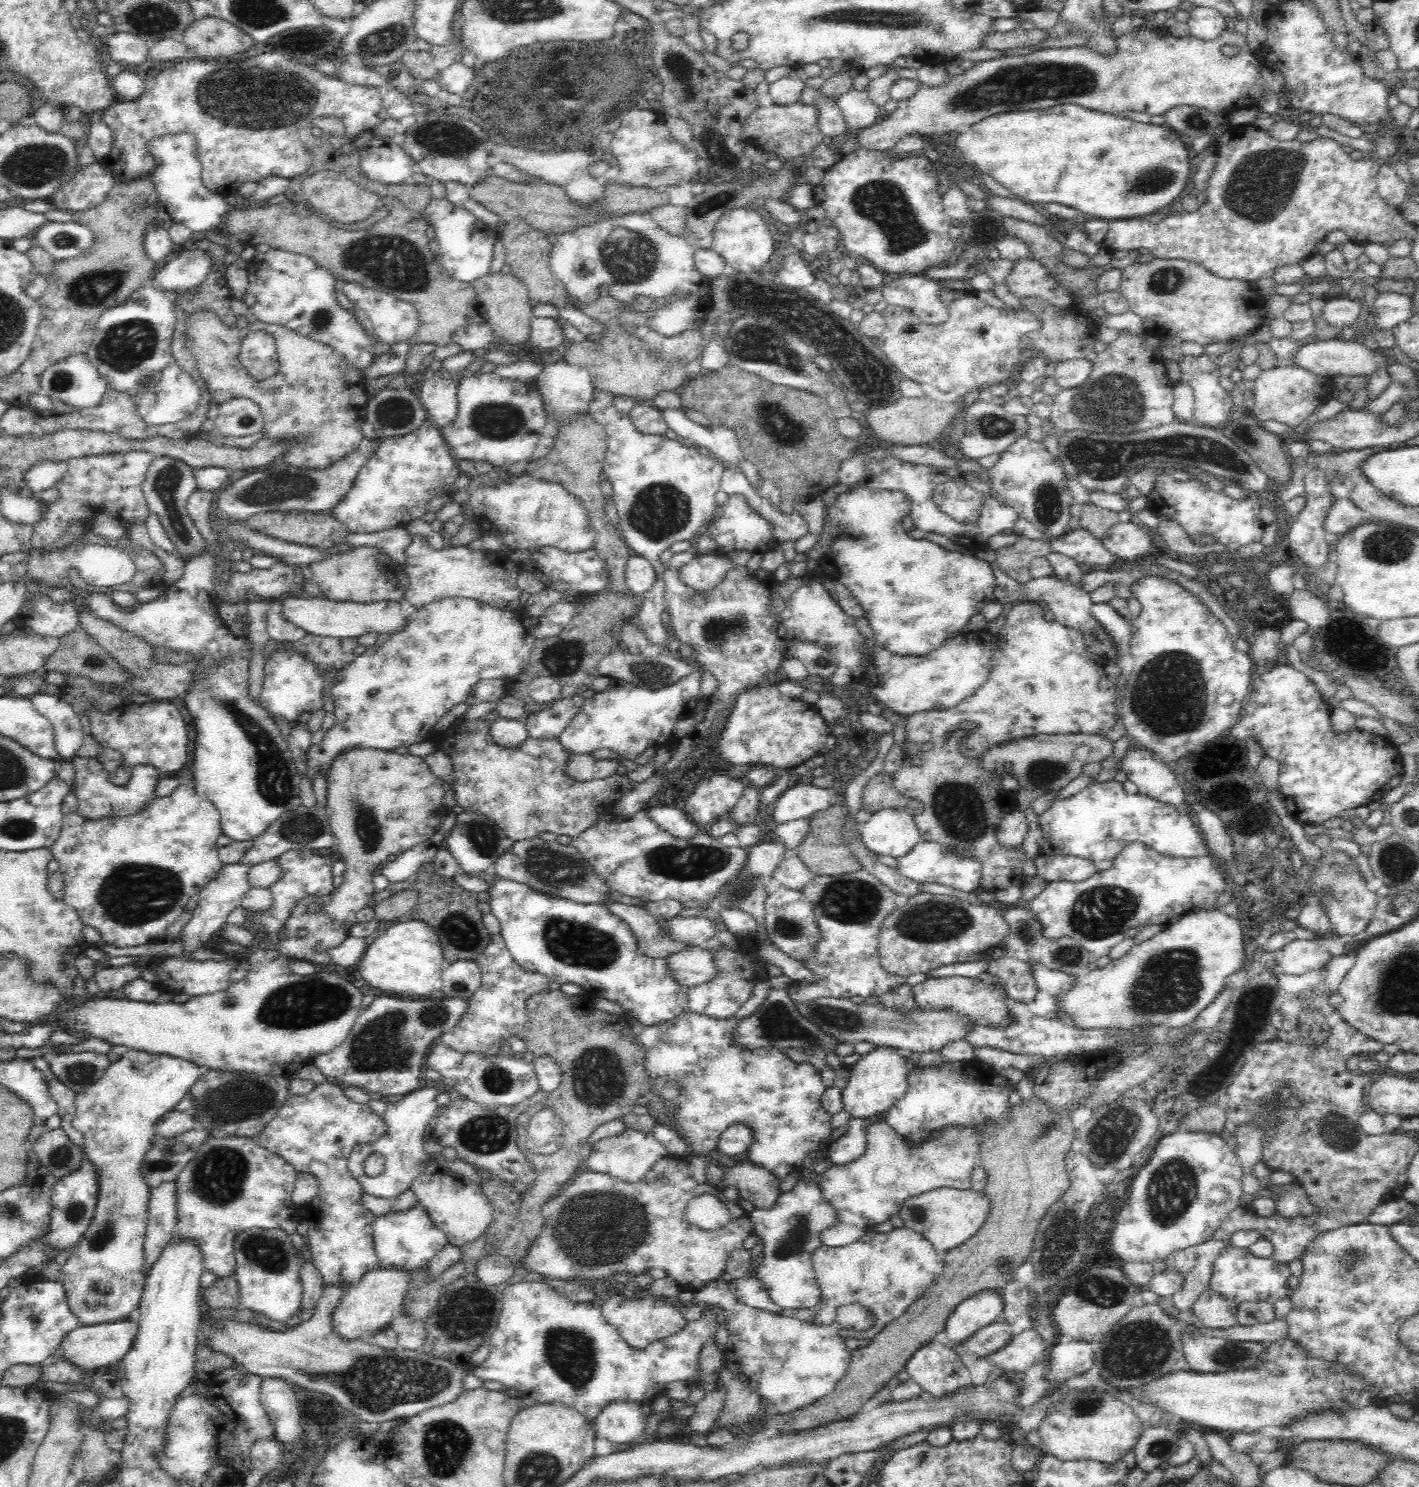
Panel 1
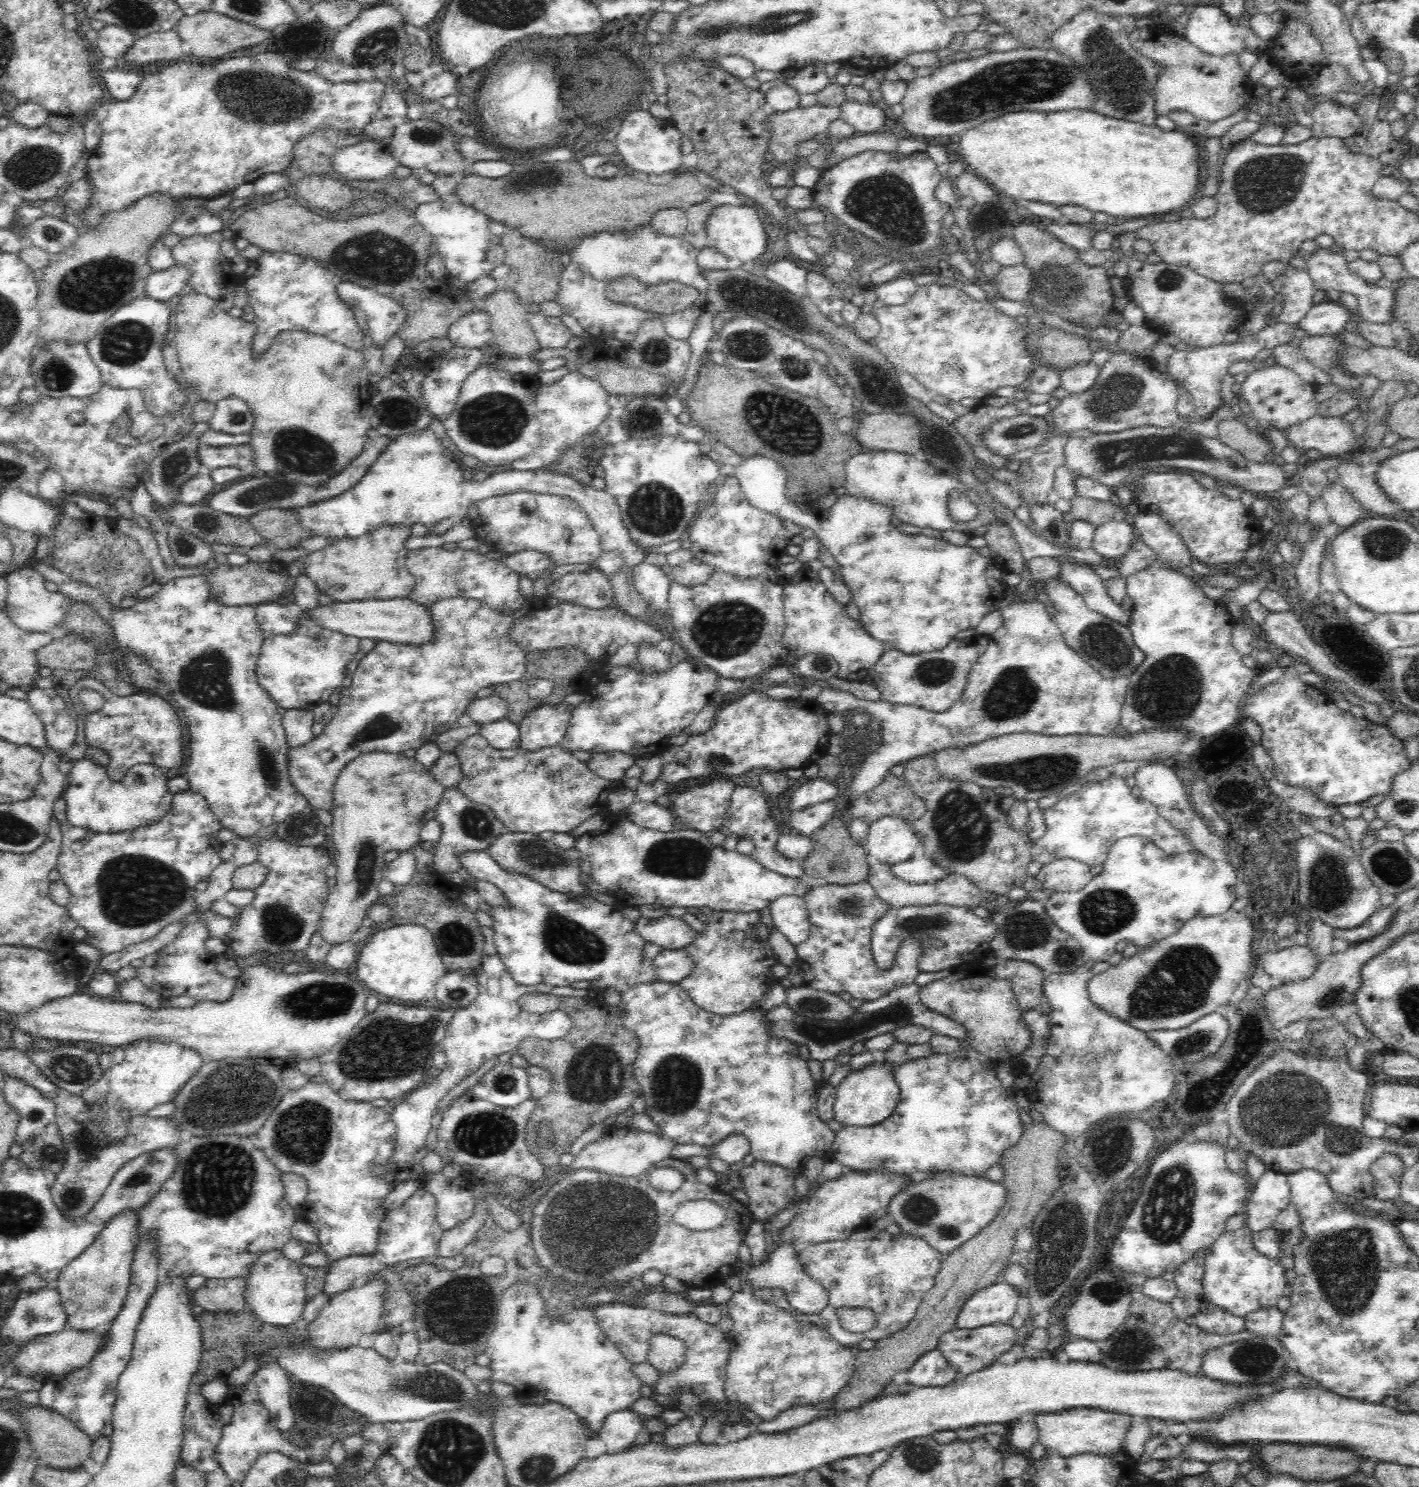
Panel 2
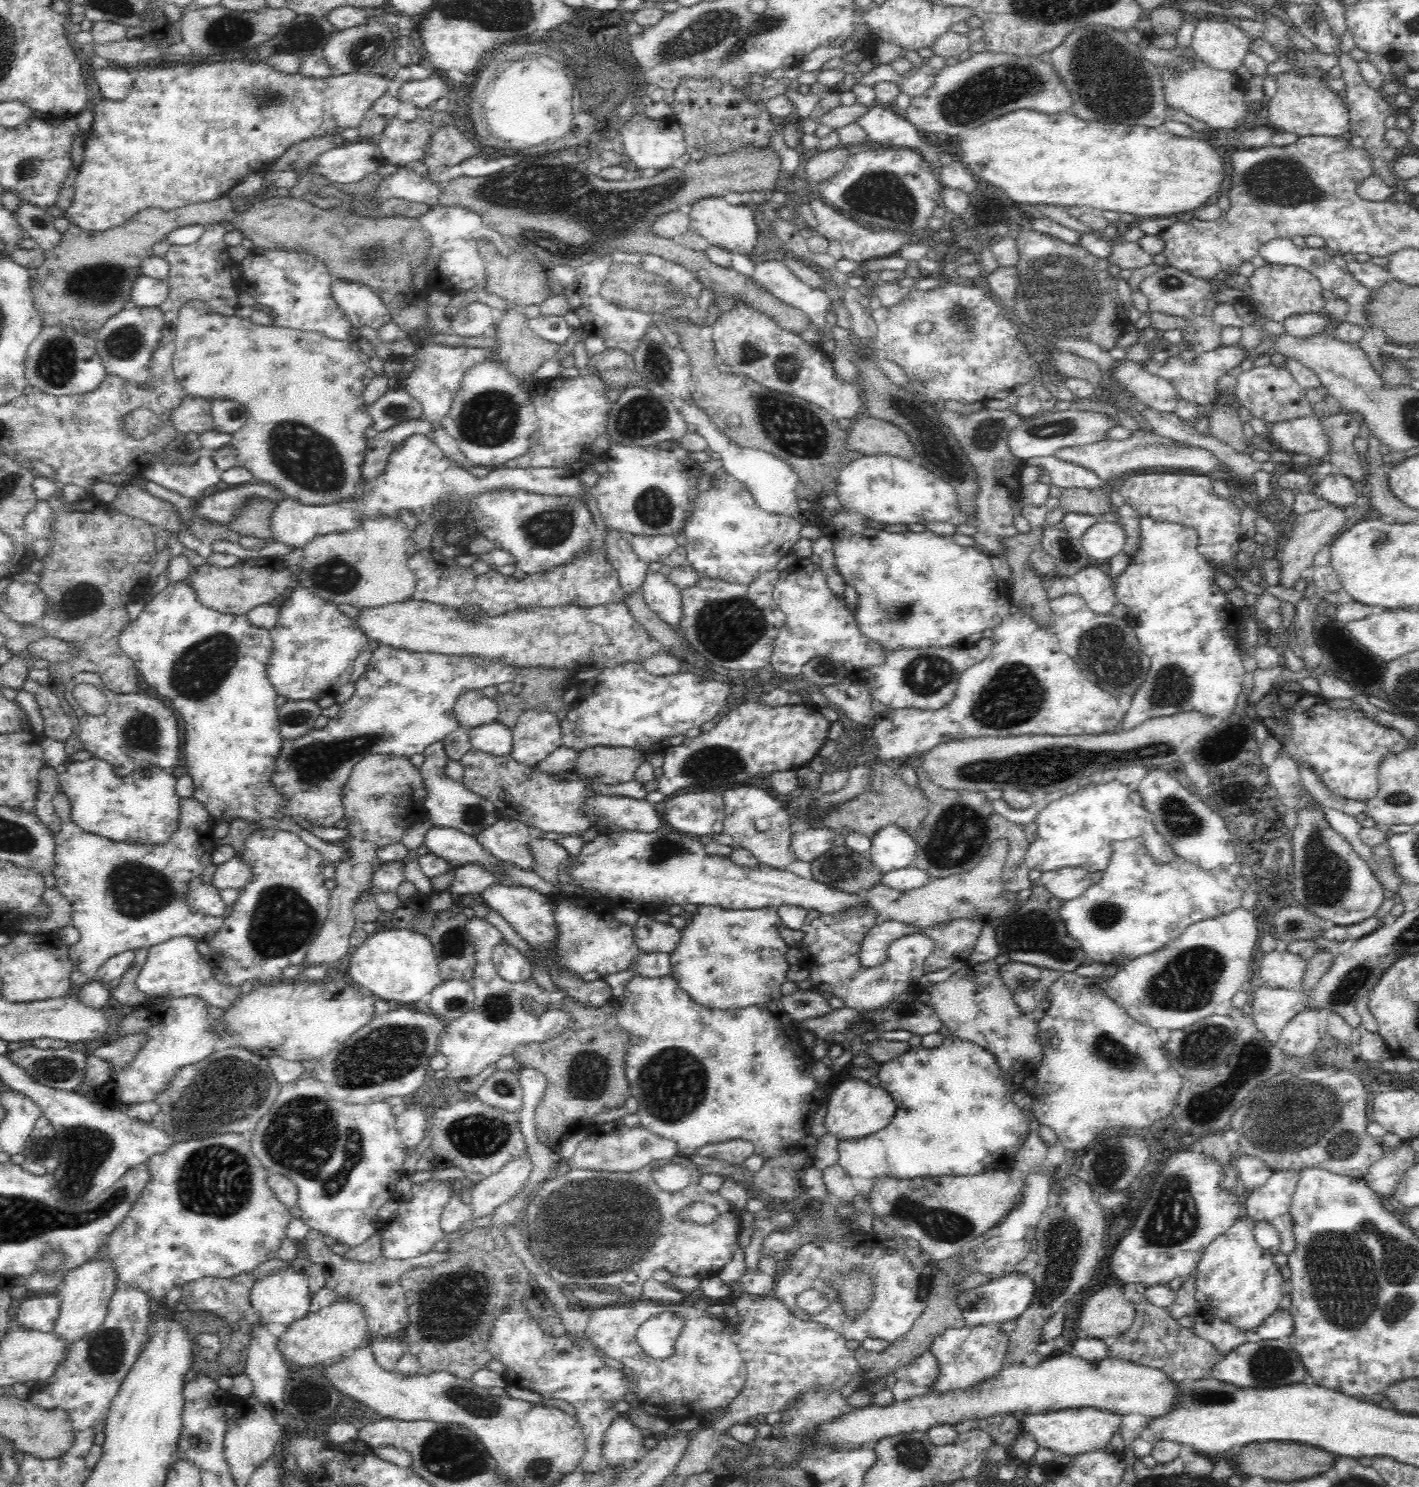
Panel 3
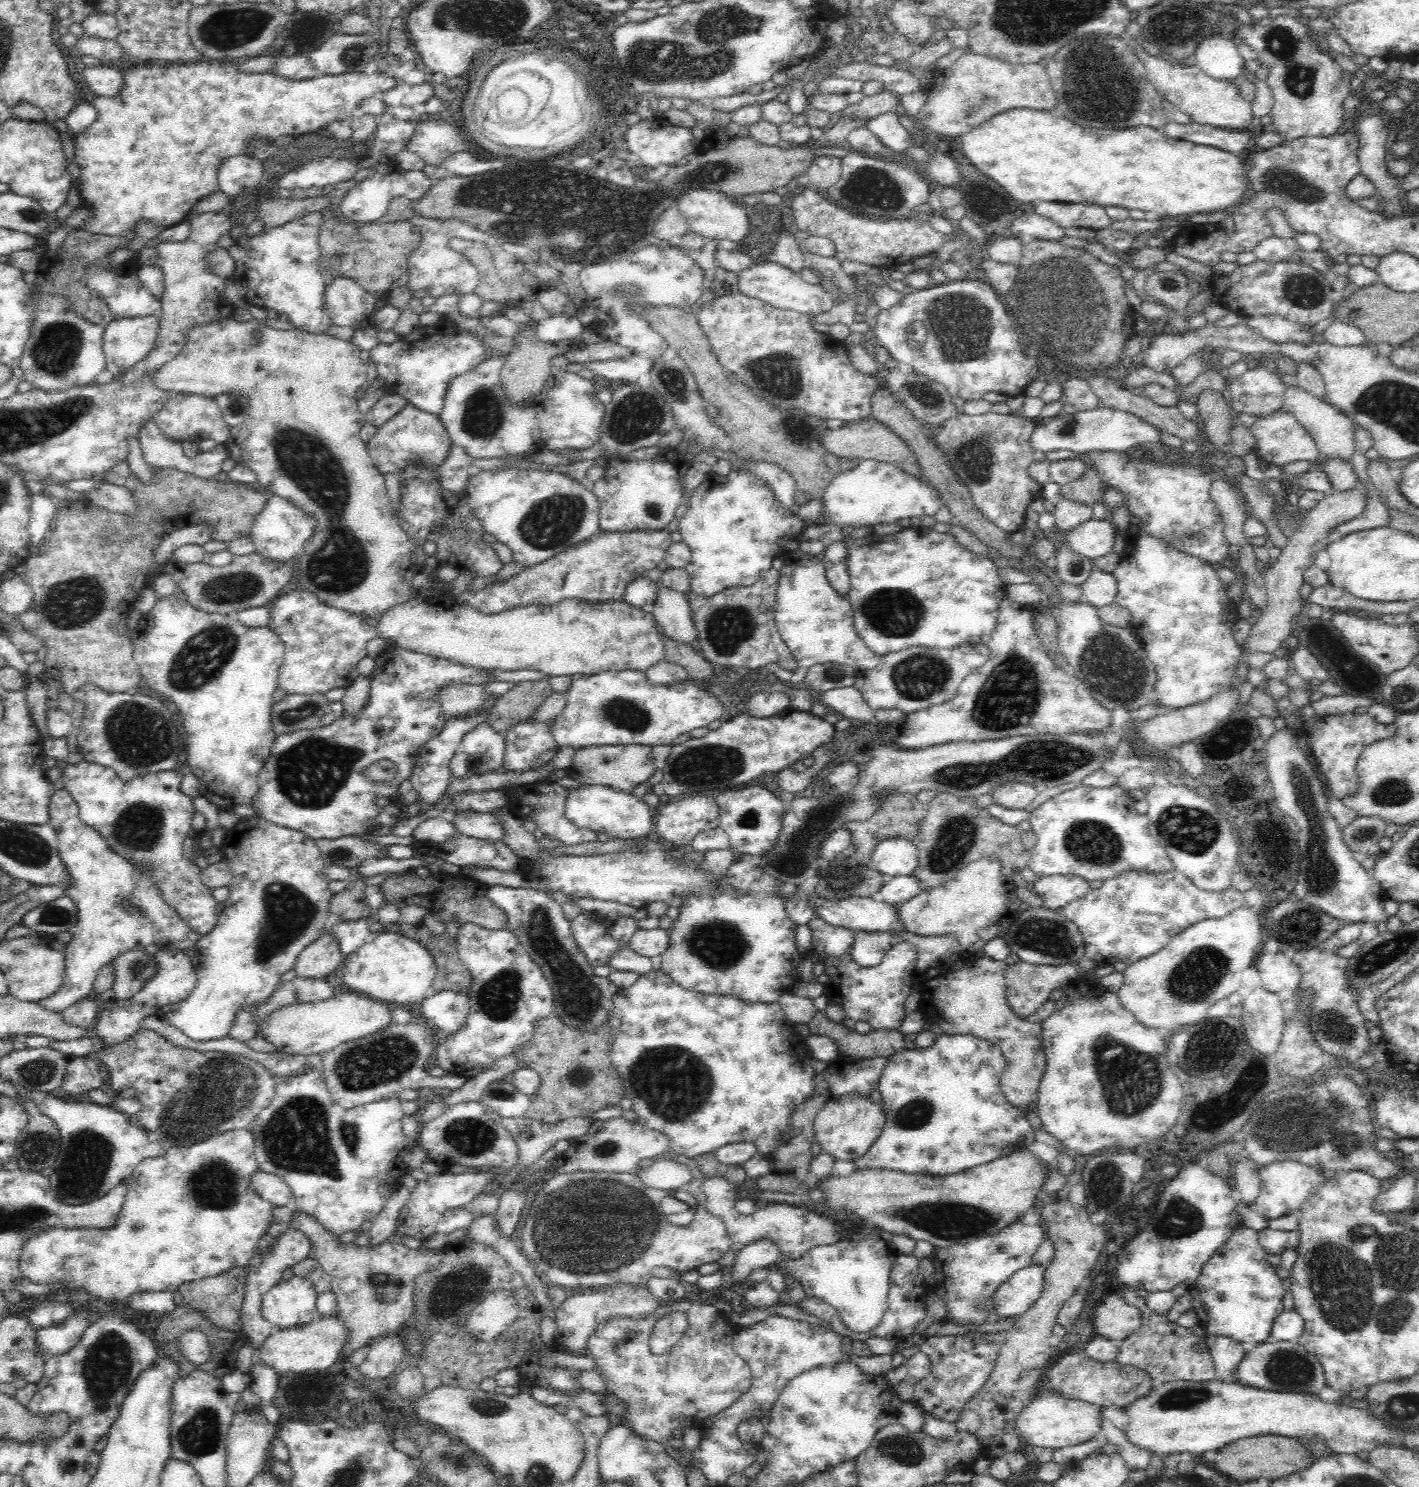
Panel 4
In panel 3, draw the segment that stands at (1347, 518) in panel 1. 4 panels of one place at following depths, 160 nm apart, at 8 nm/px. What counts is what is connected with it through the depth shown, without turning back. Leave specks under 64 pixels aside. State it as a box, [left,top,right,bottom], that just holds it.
[1316,475,1360,511]

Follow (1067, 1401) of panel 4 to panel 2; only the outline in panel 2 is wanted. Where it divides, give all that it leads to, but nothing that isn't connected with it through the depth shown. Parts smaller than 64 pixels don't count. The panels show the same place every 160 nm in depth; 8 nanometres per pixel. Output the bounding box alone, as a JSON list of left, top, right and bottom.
[1032,1408,1130,1458]

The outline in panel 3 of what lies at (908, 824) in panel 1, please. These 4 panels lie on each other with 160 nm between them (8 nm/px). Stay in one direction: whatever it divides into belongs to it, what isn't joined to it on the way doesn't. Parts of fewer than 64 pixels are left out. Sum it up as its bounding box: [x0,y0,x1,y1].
[867,826,917,875]

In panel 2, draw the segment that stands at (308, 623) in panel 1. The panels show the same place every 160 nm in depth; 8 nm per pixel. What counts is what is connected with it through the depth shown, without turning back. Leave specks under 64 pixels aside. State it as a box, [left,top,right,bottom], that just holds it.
[310,598,435,646]

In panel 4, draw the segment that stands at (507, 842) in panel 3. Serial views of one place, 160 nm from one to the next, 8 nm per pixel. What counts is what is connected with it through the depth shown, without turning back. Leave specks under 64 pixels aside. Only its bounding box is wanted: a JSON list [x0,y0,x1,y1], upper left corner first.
[452,811,503,841]

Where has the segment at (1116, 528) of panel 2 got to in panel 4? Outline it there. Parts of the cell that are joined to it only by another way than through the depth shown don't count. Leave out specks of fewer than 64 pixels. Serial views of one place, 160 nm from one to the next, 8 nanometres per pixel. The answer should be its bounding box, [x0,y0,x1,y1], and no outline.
[1062,518,1114,559]

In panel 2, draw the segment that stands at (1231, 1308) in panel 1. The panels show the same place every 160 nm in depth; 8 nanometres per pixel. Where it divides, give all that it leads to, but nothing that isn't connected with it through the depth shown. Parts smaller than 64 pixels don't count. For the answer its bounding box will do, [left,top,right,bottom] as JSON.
[1194,1301,1246,1336]

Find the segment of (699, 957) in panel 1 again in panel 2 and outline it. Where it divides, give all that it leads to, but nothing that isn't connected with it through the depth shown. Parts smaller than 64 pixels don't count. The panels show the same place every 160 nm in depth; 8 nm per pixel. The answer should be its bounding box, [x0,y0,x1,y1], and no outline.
[653,950,692,983]

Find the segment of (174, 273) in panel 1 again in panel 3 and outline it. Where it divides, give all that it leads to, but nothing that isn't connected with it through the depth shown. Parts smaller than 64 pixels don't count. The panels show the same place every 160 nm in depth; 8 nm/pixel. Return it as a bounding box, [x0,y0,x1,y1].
[128,275,168,308]

